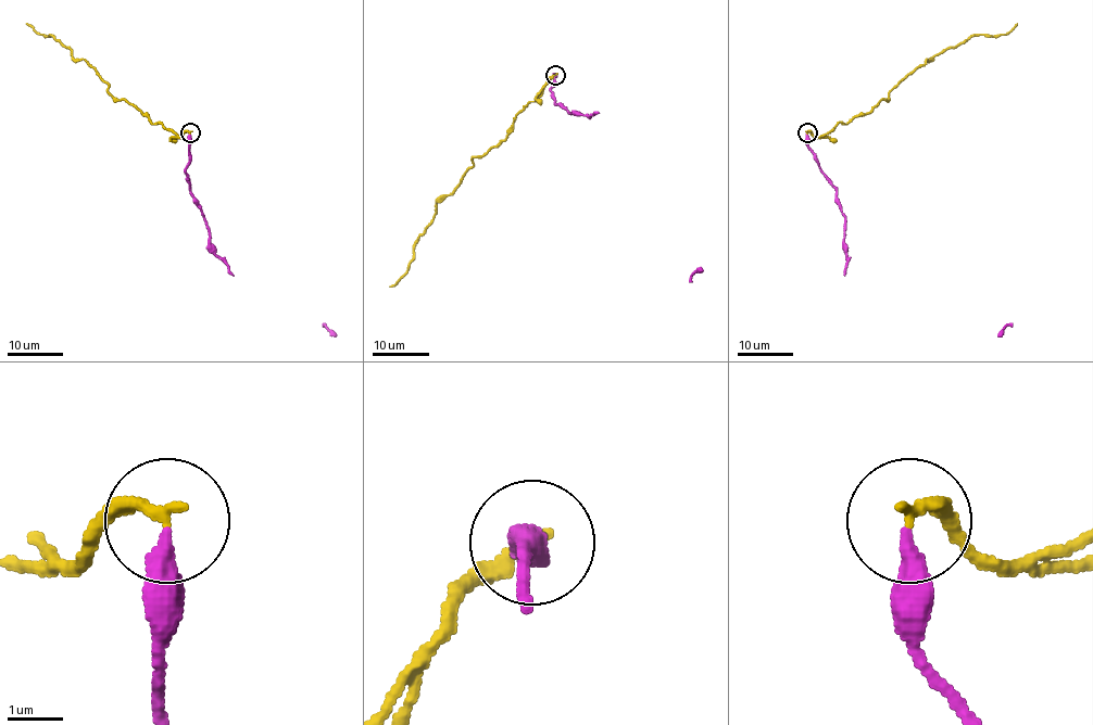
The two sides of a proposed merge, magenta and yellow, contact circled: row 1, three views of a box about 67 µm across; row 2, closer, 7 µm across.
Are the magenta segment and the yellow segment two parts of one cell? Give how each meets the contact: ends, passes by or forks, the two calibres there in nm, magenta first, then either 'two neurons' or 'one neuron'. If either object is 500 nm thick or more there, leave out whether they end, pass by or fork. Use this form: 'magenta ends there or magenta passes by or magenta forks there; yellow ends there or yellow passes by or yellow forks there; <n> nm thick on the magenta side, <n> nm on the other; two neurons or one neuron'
magenta ends there; yellow ends there; 340 nm thick on the magenta side, 240 nm on the other; two neurons

